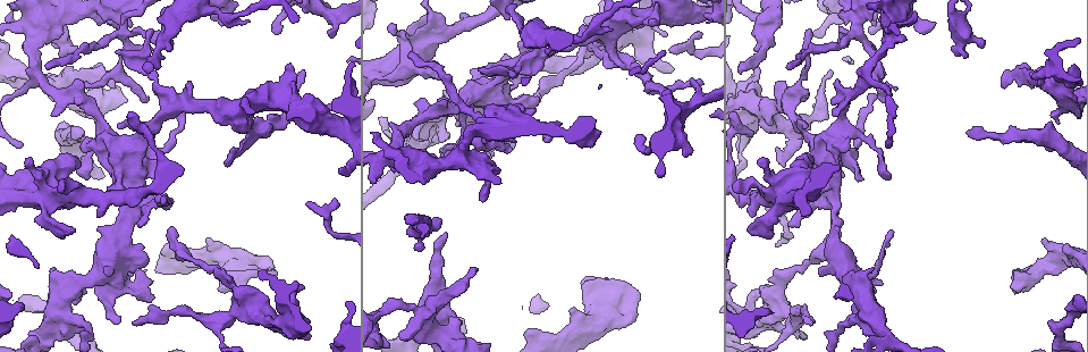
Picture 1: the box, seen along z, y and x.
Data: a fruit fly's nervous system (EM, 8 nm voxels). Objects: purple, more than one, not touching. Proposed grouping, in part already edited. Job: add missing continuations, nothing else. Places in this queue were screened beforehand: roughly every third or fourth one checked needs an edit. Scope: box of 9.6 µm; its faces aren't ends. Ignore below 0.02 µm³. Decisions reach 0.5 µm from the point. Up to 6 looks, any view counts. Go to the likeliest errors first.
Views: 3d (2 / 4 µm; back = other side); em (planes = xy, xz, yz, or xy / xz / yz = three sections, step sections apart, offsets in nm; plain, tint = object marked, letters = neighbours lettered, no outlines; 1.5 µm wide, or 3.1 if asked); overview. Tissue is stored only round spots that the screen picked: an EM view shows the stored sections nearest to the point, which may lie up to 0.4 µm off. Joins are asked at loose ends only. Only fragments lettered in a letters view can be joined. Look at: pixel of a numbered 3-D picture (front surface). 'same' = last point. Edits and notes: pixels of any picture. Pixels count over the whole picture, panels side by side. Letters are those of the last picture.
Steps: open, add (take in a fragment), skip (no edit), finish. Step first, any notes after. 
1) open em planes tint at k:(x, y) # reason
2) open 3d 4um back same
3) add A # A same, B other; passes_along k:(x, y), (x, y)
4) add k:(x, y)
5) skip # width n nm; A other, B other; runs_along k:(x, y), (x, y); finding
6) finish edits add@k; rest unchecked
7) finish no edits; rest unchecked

open em planes letters at 1:(968, 133) # an open end

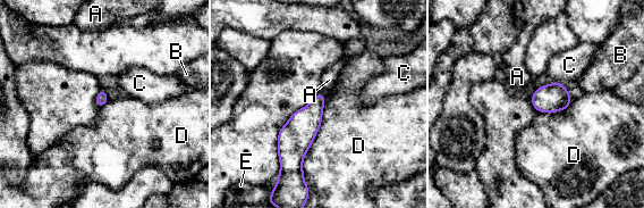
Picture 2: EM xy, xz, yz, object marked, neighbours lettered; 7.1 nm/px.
skip # A other, B other, C other, D other, E other; border 2:(322, 92), (322, 121), (303, 174); none of them fits

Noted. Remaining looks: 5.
open em planes plain at 1:(954, 45) # branch stops here

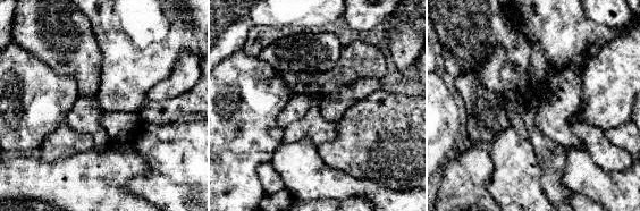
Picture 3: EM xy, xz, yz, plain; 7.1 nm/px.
open em planes letters same

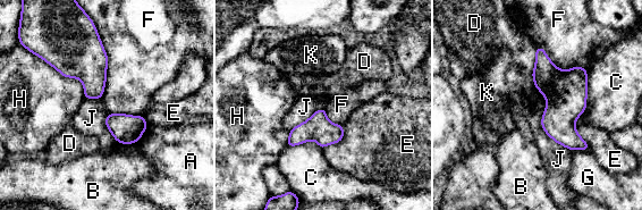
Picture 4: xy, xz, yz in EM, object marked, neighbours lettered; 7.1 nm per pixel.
skip # longest_contact F 440 nm; A other, B other, C other, D other, E other, F other, G other, H other, J other, K other; border 4:(543, 108), (542, 129), (572, 150); none of them fits

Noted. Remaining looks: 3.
open 3d 4um at 1:(573, 309) # free end

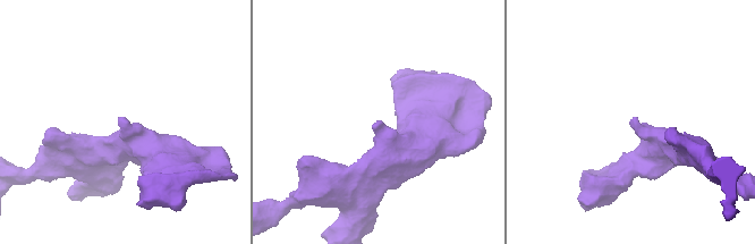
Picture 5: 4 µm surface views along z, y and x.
open em xy step 4 tint at 5:(121, 119) # shape alone is not enough

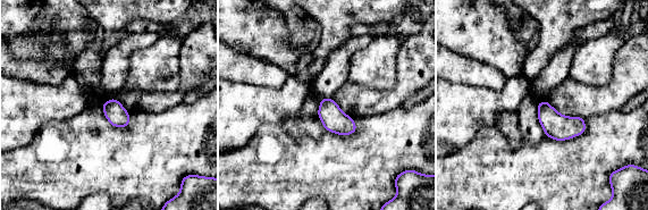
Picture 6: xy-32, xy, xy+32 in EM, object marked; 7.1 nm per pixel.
open em planes letters same

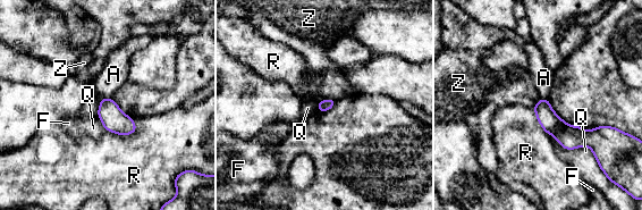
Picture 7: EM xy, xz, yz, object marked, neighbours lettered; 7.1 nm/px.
skip # A other, F other, Q other, R other, Z other; no lettered fragment goes on from it

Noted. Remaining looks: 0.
finish no edits; rest unchecked

